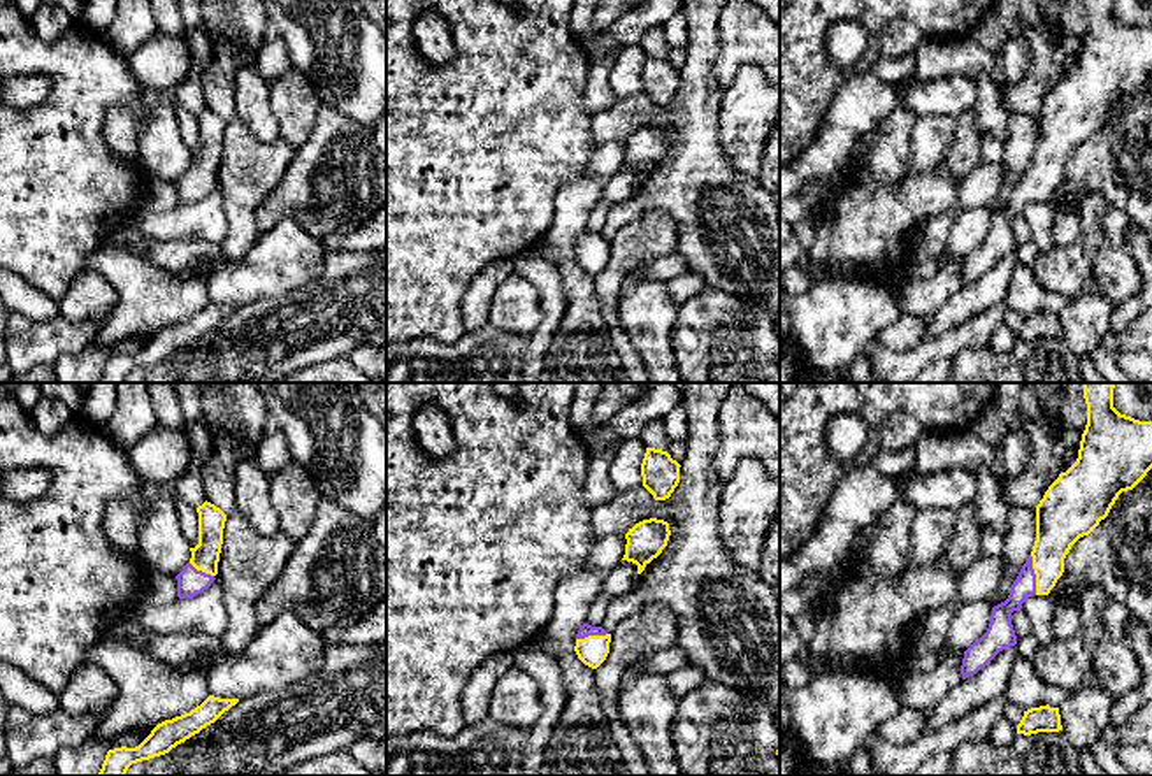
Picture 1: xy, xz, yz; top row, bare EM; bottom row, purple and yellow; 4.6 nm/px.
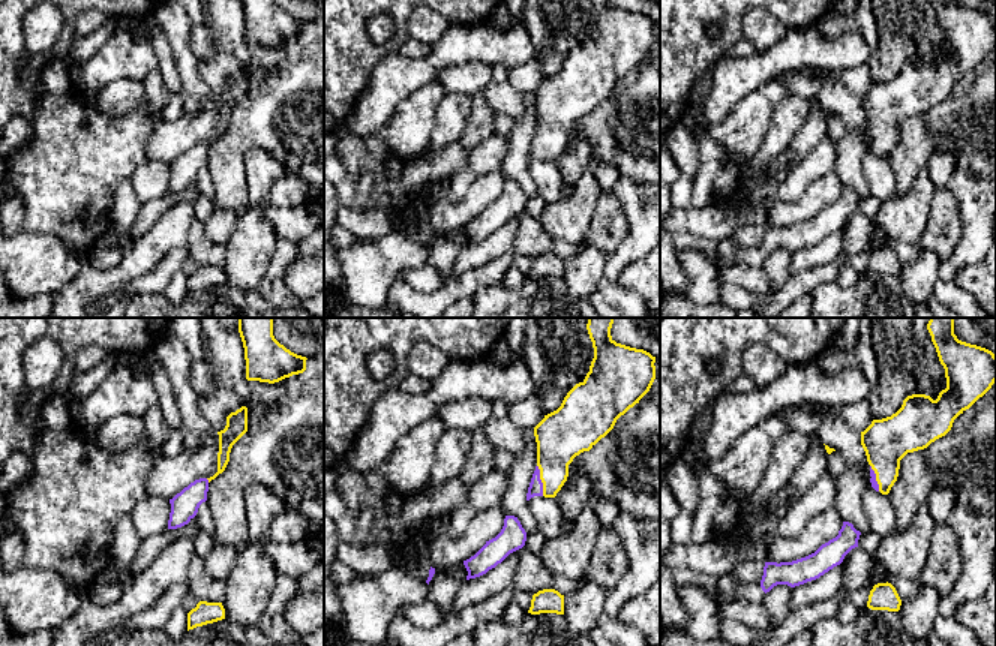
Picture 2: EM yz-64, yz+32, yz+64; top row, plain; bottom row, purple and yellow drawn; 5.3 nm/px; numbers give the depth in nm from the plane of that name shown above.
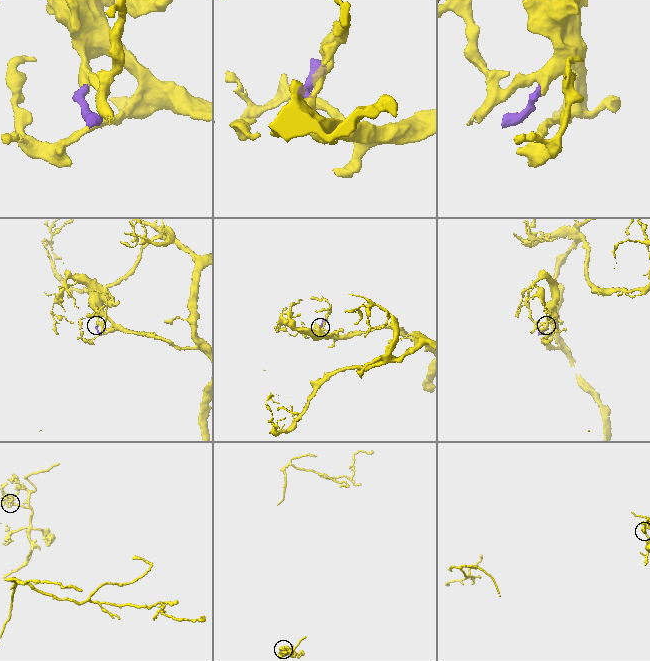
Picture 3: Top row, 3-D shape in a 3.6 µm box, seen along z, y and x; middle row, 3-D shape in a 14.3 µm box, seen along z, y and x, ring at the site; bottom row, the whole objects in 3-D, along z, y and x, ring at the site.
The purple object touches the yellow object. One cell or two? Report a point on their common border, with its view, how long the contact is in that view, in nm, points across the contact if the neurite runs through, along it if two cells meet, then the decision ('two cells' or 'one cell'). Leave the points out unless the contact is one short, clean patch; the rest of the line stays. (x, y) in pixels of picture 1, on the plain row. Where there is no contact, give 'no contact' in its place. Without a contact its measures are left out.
contact yz (1035, 181); length 190 nm; way yz (1024, 192), (1035, 181), (1047, 167), (1058, 132); one cell

